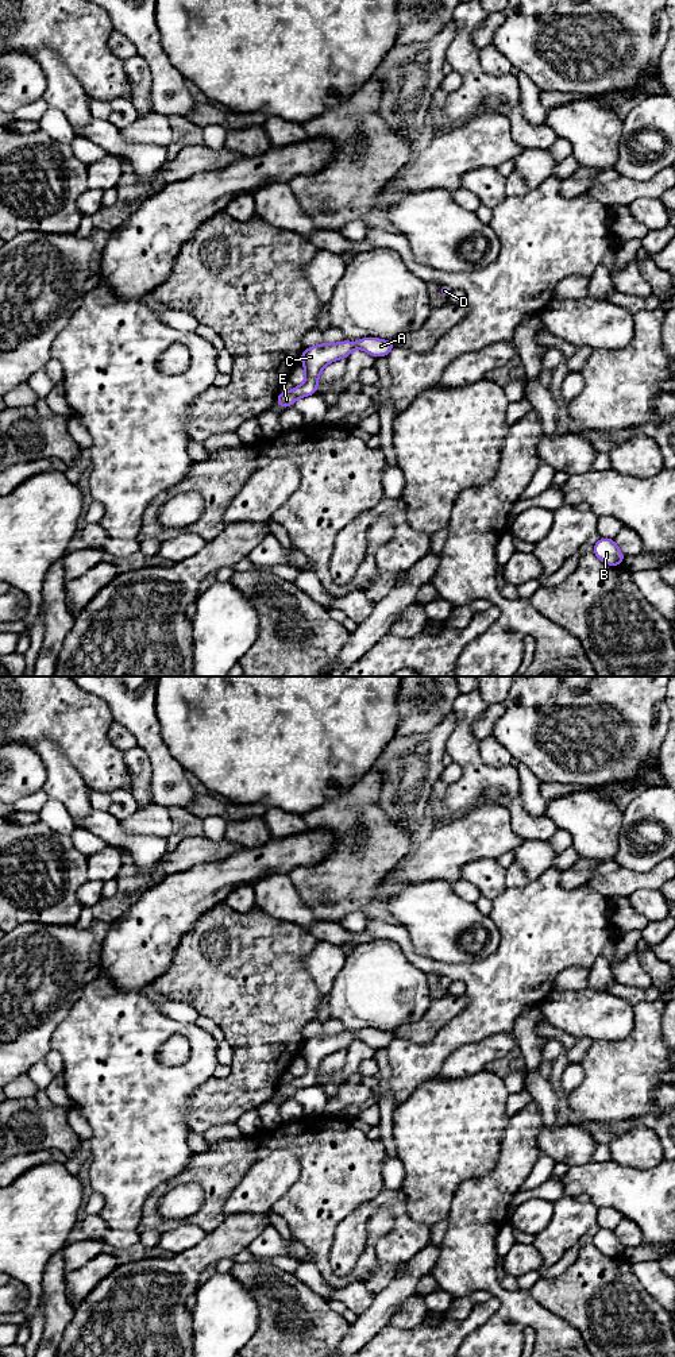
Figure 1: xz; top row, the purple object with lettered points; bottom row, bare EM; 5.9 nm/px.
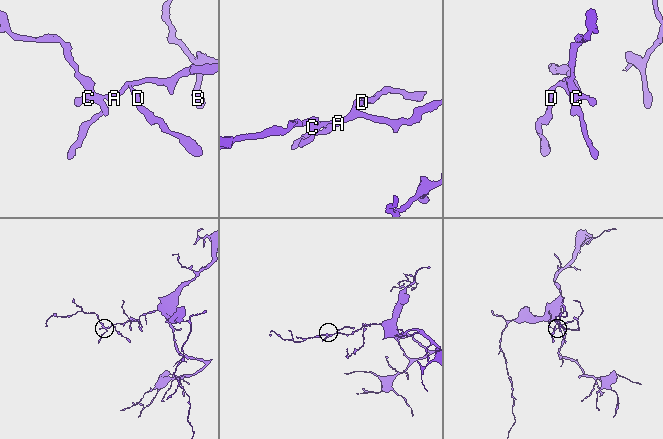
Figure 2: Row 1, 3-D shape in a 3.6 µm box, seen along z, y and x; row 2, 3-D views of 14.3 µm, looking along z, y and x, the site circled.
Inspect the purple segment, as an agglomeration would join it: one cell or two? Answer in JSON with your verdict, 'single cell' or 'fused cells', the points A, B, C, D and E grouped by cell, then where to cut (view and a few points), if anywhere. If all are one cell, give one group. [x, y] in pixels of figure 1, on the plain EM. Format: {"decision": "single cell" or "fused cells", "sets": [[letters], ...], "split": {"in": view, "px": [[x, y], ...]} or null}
{"decision": "single cell", "sets": [["A", "B", "C", "D", "E"]], "split": null}

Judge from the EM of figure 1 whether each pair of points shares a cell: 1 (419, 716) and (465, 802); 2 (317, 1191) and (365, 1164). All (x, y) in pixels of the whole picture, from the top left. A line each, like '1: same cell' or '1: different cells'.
1: different cells
2: same cell

